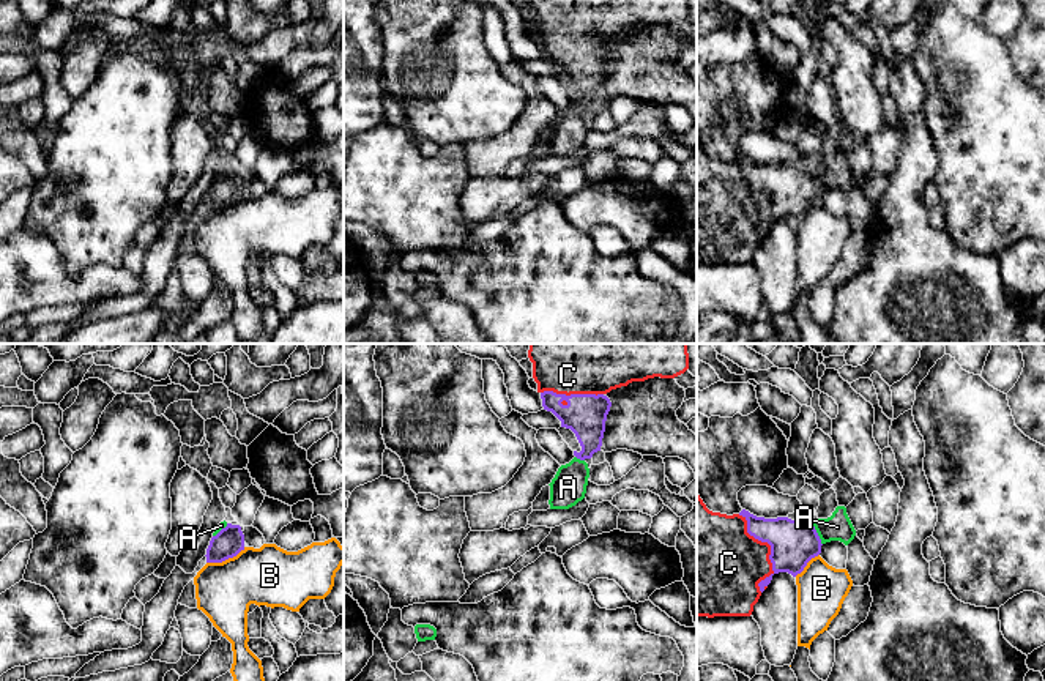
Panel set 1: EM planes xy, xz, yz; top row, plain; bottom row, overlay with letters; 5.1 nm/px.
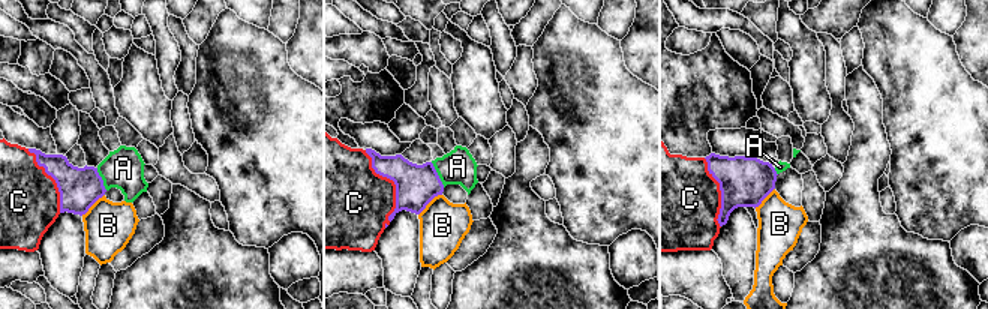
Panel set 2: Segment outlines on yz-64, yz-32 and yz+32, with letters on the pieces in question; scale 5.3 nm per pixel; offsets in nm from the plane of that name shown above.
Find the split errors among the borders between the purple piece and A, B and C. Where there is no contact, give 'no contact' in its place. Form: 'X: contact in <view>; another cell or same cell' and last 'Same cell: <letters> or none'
A: contact in yz; same cell
B: contact in xy; another cell
C: contact in yz; same cell
Same cell: A, C

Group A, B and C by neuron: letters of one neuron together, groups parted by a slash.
A C / B

